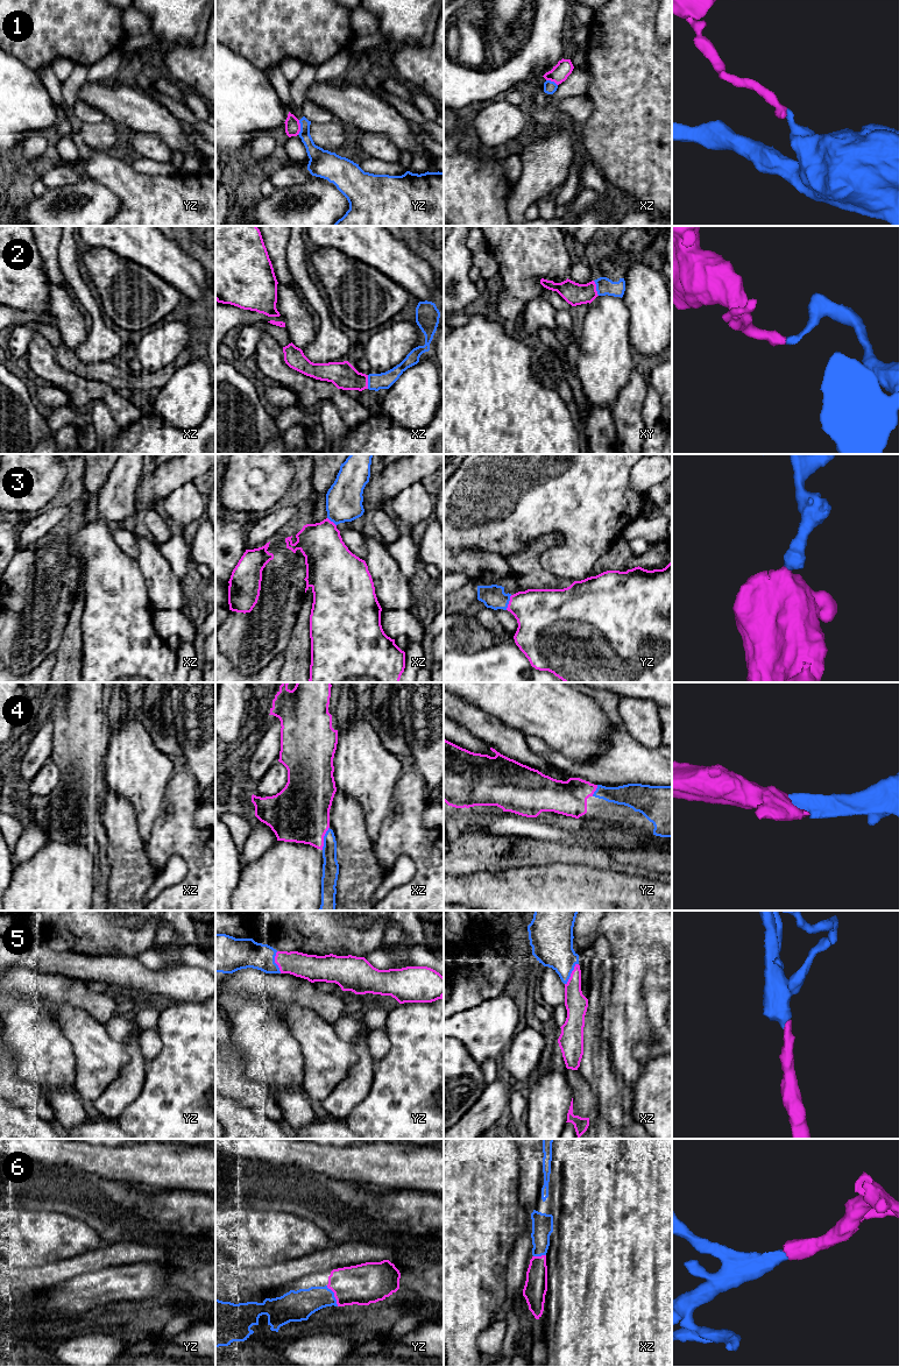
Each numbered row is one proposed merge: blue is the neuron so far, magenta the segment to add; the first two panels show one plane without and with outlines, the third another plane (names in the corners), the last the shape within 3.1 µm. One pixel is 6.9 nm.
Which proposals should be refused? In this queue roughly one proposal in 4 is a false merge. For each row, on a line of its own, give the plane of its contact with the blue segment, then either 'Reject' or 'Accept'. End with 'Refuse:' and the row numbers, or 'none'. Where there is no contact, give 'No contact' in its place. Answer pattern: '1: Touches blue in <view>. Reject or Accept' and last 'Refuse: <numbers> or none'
1: Touches blue in yz. Reject
2: Touches blue in xy. Accept
3: Touches blue in yz. Accept
4: Touches blue in xz. Accept
5: Touches blue in xz. Accept
6: Touches blue in yz. Accept
Refuse: 1

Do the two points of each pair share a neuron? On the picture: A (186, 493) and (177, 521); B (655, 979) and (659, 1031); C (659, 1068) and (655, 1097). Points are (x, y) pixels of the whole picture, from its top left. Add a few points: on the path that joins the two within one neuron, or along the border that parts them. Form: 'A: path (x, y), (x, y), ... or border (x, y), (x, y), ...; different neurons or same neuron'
A: path (186, 500), (179, 514); same neuron
B: path (657, 992), (657, 1018); same neuron
C: path (659, 1075), (659, 1090); same neuron

